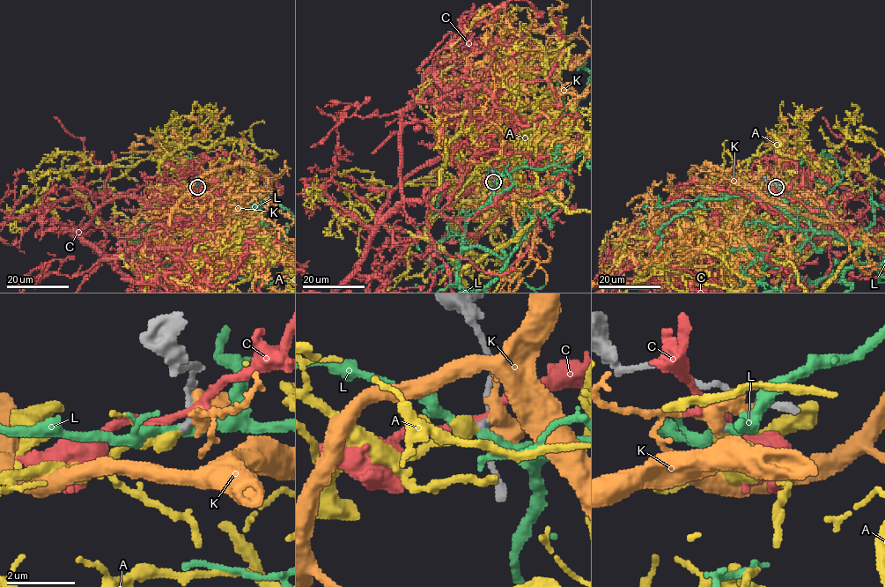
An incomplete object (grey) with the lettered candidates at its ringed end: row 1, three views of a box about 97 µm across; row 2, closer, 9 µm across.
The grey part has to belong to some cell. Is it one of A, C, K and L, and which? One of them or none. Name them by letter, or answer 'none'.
A

